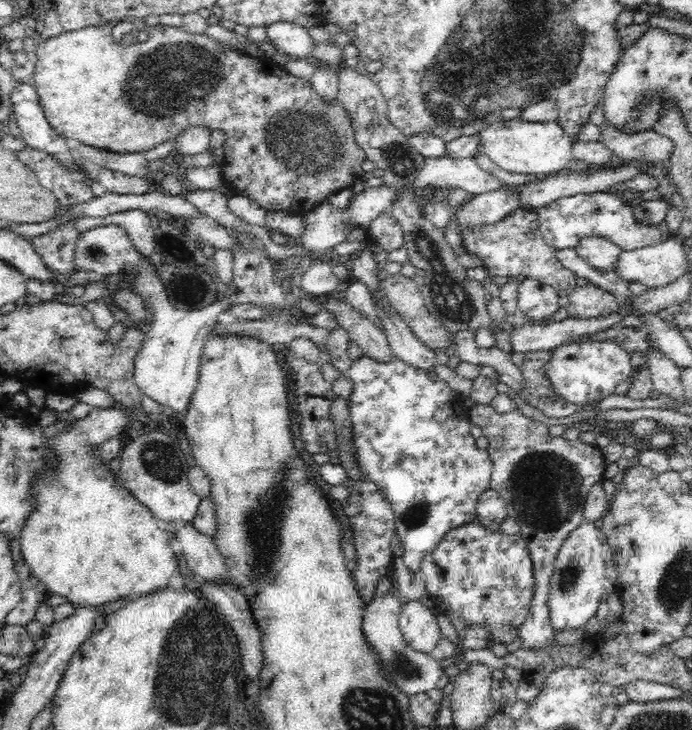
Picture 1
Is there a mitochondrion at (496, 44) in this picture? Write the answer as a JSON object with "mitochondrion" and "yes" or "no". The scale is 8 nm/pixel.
{"mitochondrion":"yes"}

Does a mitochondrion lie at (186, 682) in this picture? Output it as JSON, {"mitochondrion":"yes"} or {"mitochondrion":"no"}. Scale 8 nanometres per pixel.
{"mitochondrion":"yes"}

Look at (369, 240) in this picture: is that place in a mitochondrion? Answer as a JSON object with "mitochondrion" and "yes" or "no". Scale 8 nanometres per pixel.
{"mitochondrion":"no"}

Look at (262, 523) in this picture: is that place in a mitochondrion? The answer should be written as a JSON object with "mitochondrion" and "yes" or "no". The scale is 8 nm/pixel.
{"mitochondrion":"yes"}

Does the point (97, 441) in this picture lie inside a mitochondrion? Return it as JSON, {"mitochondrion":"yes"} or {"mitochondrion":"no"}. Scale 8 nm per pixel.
{"mitochondrion":"no"}

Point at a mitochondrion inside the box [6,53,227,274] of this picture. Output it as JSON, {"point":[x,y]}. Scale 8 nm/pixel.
{"point":[94,252]}

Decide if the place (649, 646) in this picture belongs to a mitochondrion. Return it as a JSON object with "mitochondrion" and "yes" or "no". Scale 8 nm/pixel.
{"mitochondrion":"no"}

